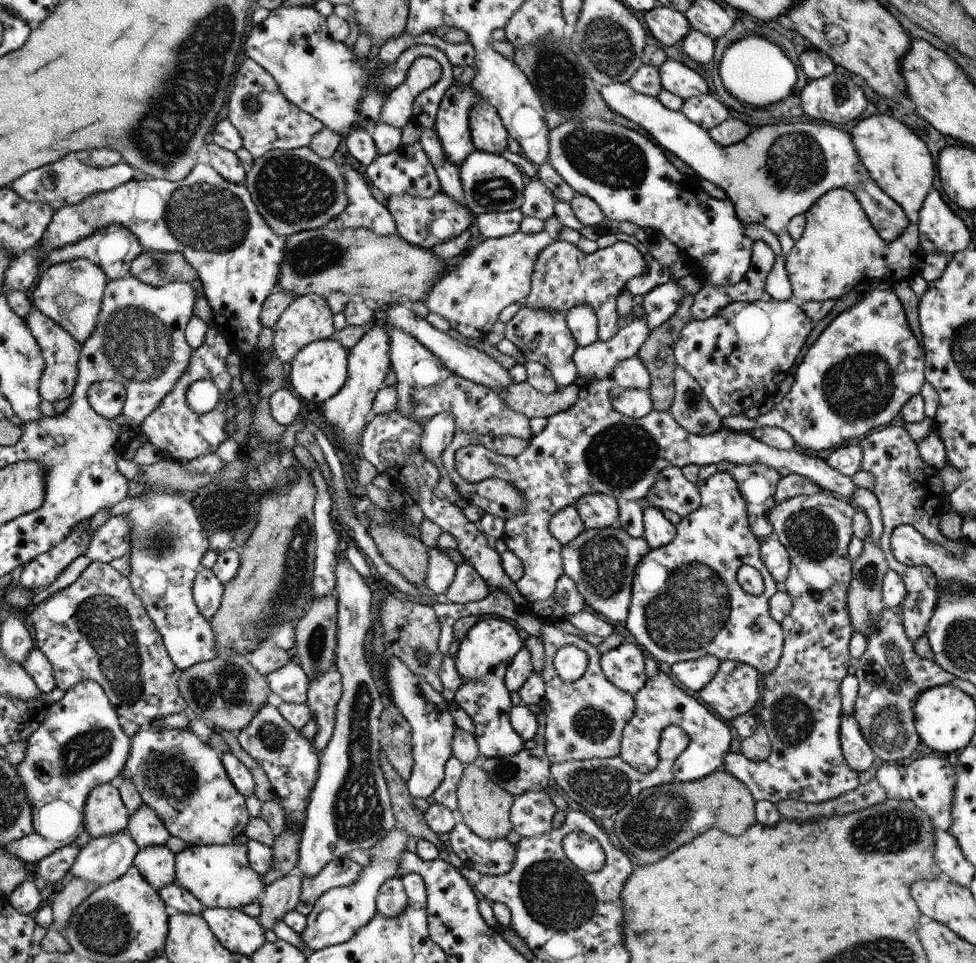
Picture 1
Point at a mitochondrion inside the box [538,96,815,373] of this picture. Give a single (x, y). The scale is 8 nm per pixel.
(605, 157)

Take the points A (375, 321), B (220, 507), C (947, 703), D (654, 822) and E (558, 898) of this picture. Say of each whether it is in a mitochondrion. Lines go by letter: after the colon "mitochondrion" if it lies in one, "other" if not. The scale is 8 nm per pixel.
A: other
B: mitochondrion
C: other
D: mitochondrion
E: mitochondrion

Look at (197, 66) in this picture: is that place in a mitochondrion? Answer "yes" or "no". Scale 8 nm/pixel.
yes

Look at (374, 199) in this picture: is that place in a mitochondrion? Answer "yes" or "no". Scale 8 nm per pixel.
no

